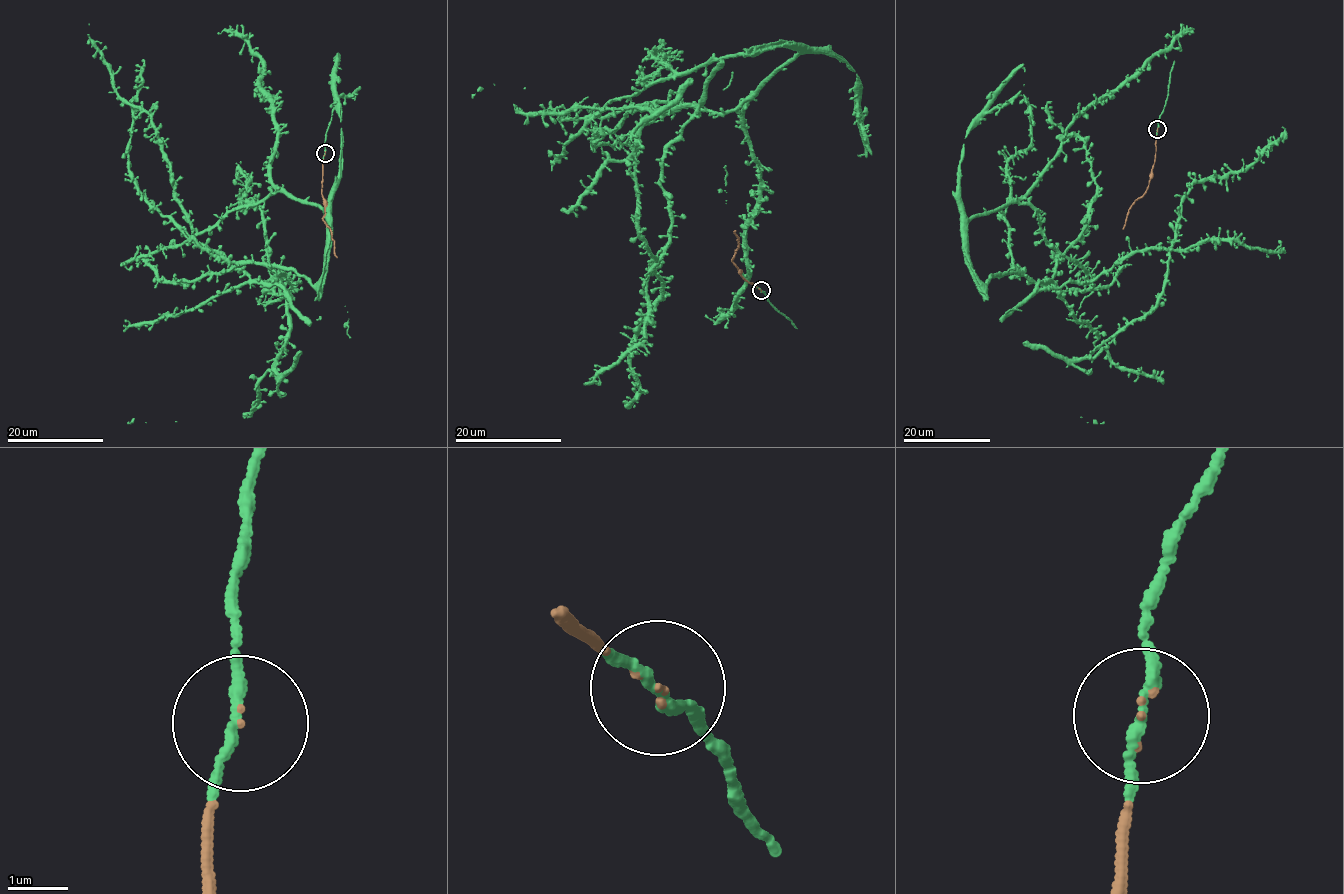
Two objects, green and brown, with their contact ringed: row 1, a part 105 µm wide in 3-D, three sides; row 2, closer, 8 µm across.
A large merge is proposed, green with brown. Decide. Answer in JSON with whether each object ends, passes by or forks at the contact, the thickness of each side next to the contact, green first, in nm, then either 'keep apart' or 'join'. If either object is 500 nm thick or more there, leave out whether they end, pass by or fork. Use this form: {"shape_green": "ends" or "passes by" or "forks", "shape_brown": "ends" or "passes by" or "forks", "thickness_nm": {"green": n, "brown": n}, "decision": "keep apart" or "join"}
{"shape_green": "passes by", "shape_brown": "ends", "thickness_nm": {"green": 160, "brown": 60}, "decision": "join"}

